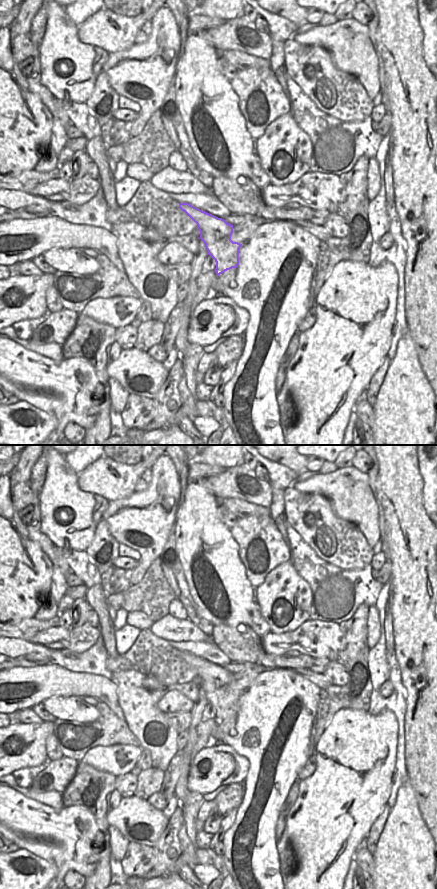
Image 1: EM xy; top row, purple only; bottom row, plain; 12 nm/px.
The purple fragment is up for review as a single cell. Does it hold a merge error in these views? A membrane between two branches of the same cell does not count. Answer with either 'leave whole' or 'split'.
leave whole

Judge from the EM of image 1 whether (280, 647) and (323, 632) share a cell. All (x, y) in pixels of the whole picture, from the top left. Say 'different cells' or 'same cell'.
same cell

